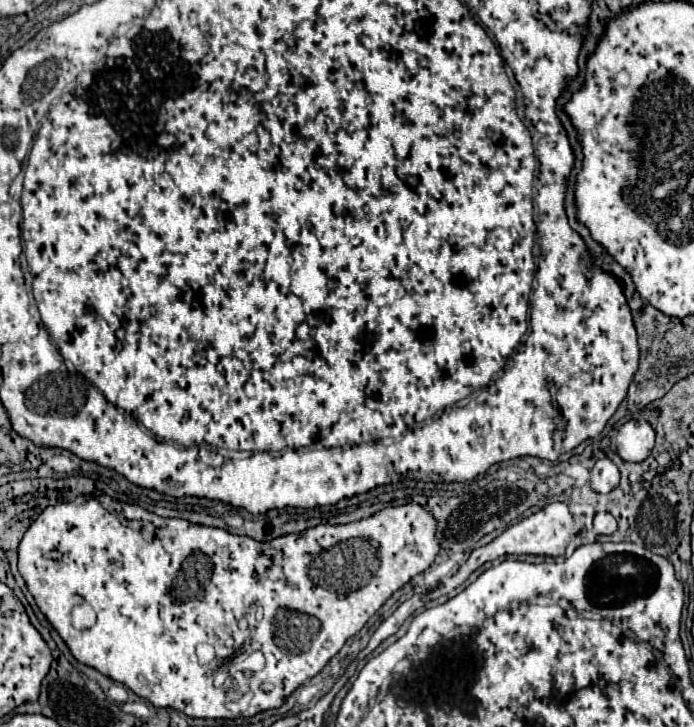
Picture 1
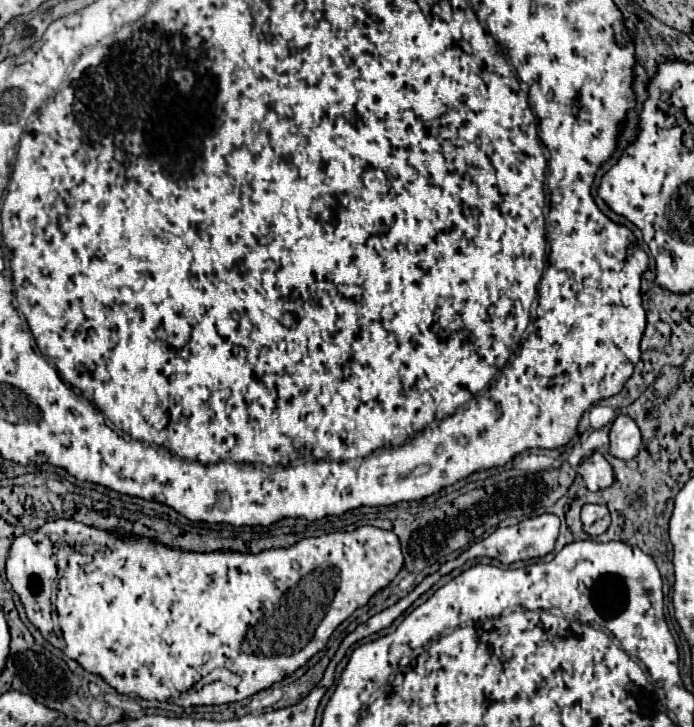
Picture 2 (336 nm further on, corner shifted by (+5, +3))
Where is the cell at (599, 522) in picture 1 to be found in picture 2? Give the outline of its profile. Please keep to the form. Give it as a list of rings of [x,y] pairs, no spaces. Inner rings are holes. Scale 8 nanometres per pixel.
[[[585,504],[581,510],[581,522],[583,522],[583,530],[589,536],[599,536],[611,524],[609,510],[605,506],[599,506],[599,504]]]

